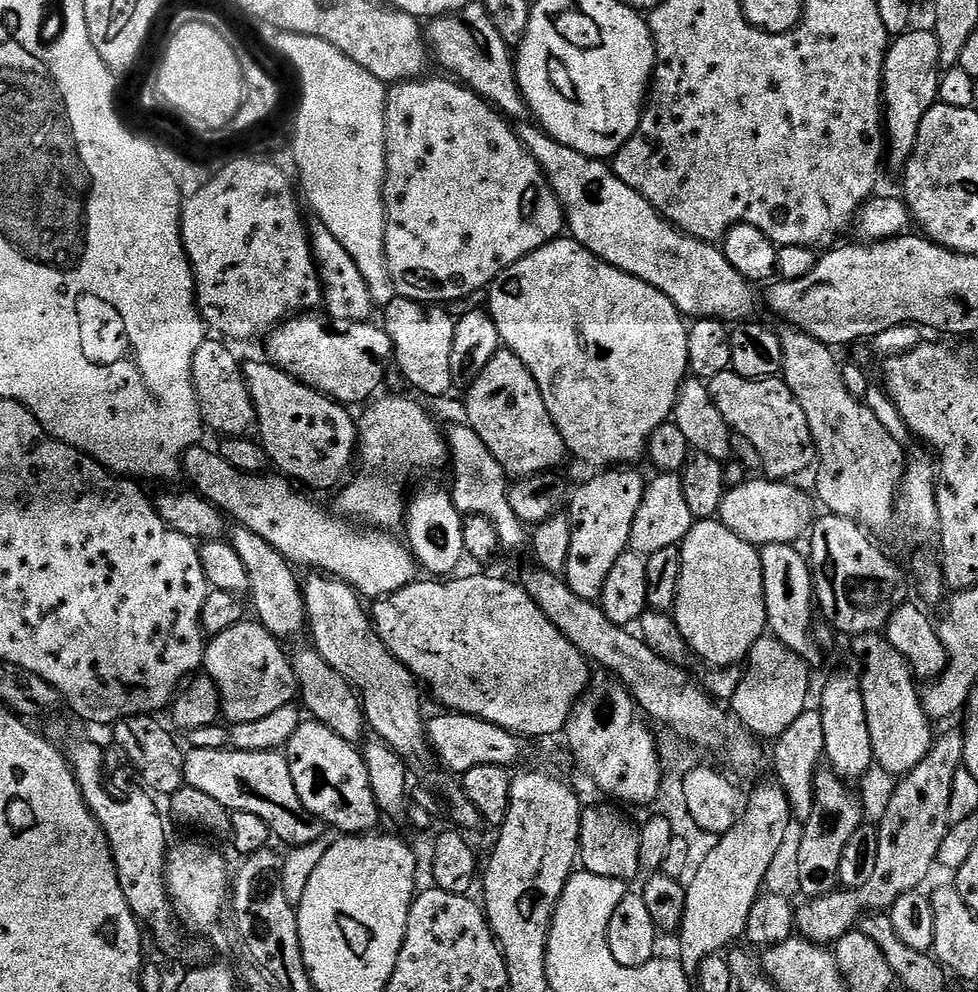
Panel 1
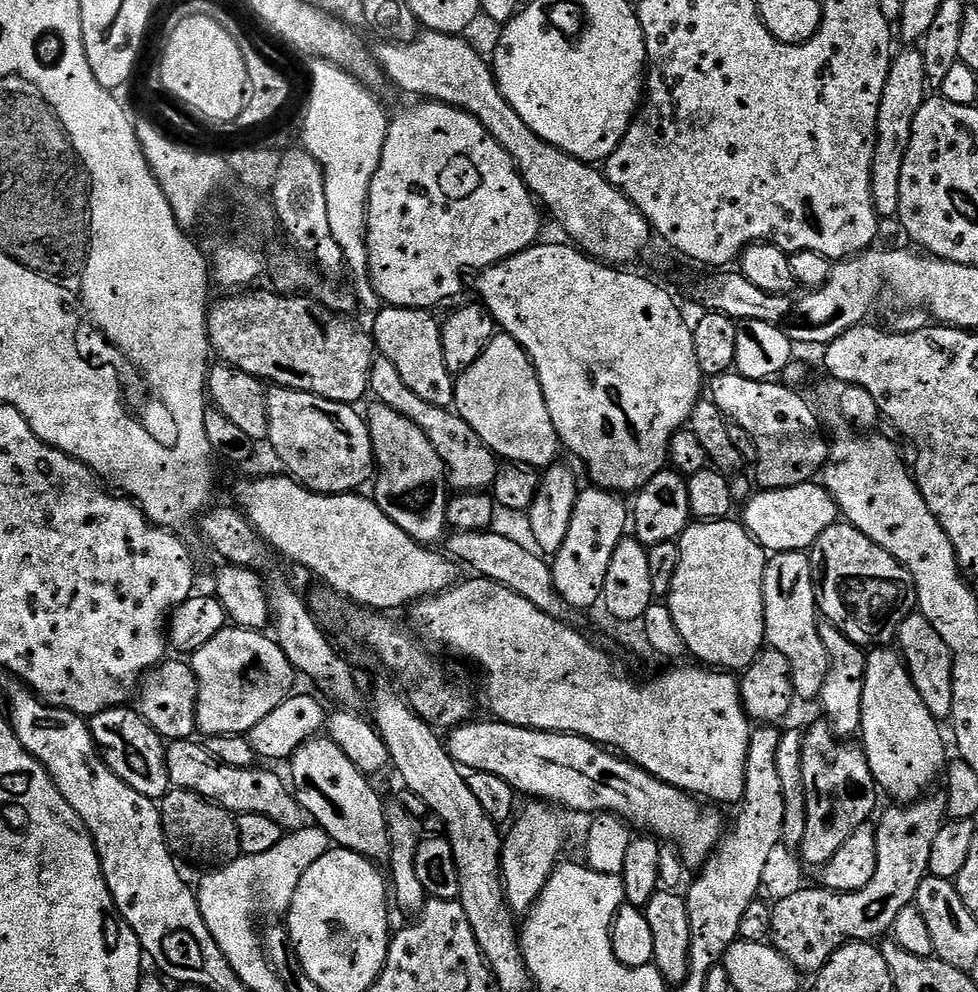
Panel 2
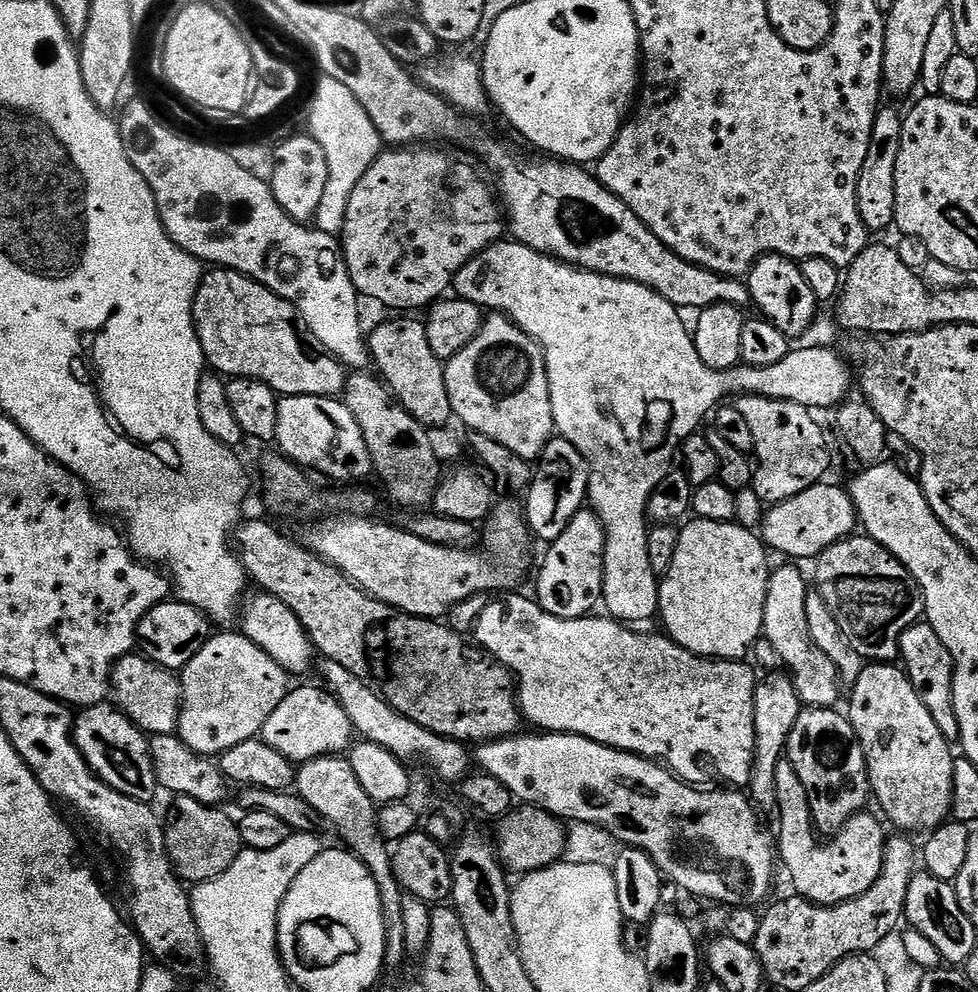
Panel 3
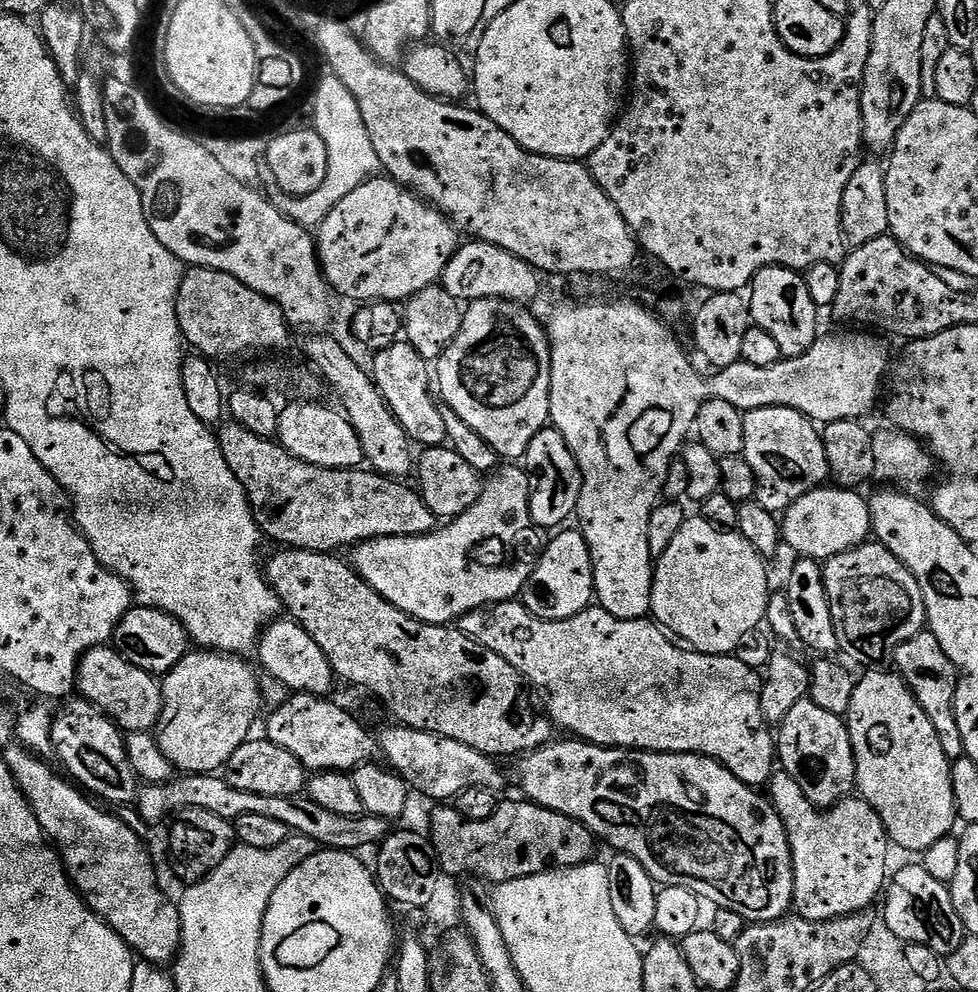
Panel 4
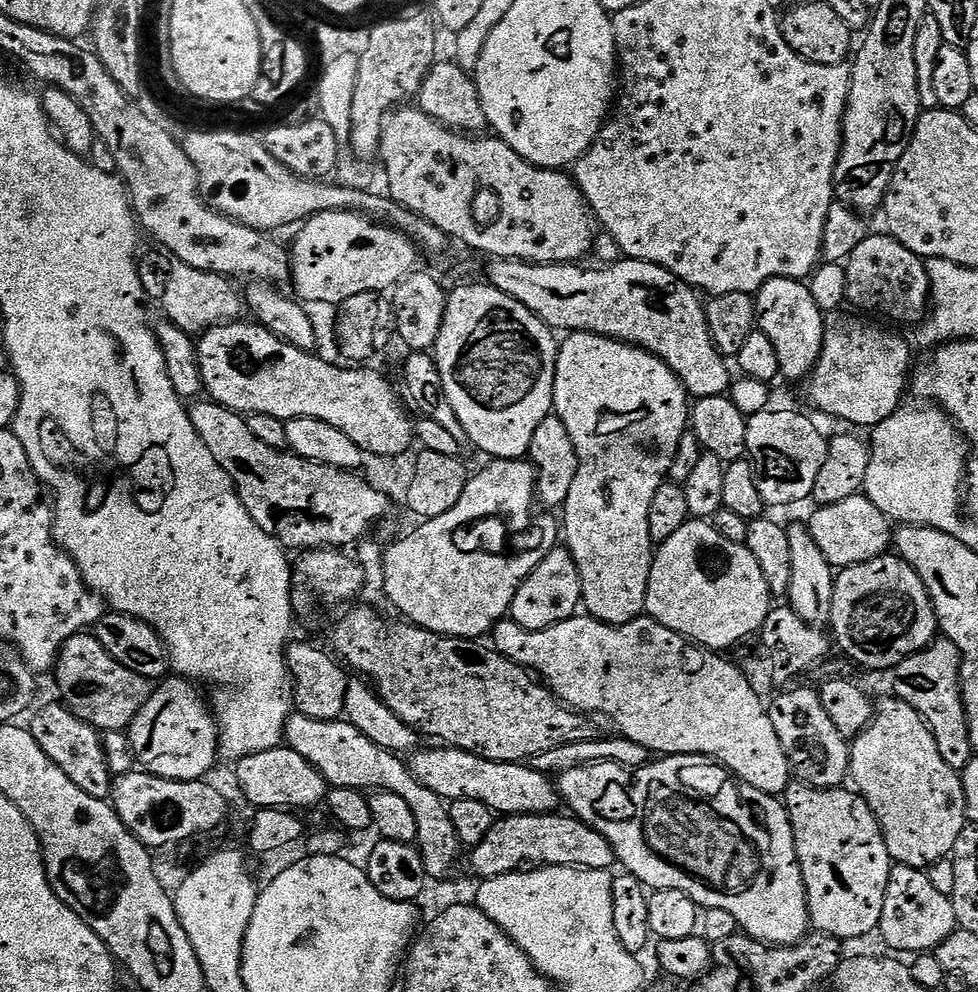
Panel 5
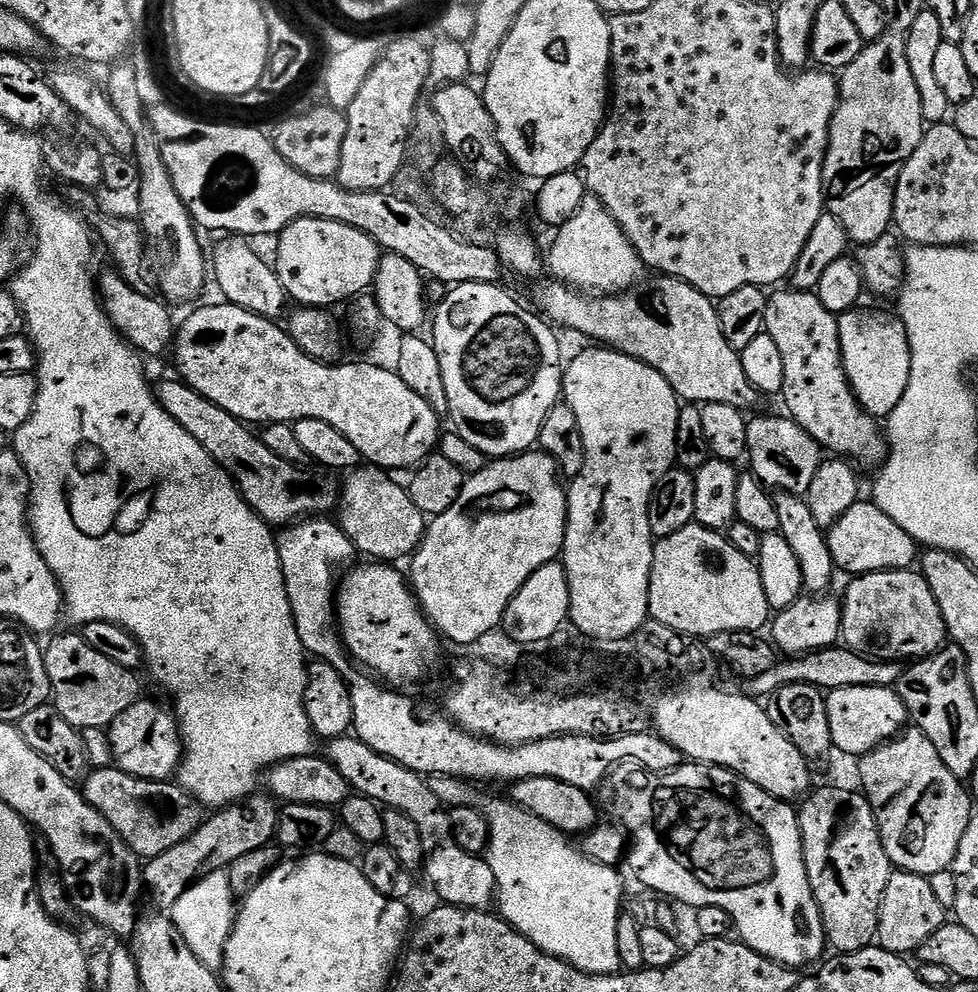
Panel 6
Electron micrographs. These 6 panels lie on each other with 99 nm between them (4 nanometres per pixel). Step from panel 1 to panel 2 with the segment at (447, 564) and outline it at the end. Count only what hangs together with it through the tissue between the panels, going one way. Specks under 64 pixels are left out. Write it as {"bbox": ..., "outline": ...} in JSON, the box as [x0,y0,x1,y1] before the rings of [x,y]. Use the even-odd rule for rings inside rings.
{"bbox":[374,420,450,546],"outline":[[[404,420],[400,425],[400,433],[393,440],[377,439],[374,444],[374,464],[378,472],[375,481],[376,493],[374,499],[377,506],[386,514],[386,518],[393,520],[397,526],[412,540],[425,546],[436,546],[442,537],[449,531],[448,502],[450,499],[449,485],[445,475],[445,467],[442,458],[438,456],[438,450],[430,444],[429,438],[419,429],[414,422]]]}

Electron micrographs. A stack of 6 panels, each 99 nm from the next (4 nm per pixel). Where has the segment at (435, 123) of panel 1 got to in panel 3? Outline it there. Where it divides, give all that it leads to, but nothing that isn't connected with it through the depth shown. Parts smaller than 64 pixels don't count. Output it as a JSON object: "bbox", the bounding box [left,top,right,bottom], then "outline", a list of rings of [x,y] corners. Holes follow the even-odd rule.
{"bbox":[342,146,506,309],"outline":[[[440,146],[389,147],[354,186],[346,206],[342,247],[350,278],[361,297],[369,296],[388,308],[427,309],[453,287],[458,270],[468,260],[505,235],[506,216],[493,185],[476,173],[474,165],[443,150],[448,151]]]}

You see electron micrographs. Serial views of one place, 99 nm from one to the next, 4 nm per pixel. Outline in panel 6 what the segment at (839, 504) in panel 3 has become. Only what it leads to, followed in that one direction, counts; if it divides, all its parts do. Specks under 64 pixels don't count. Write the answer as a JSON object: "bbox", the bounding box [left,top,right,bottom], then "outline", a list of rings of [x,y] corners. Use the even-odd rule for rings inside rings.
{"bbox":[827,502,918,574],"outline":[[[858,502],[850,506],[850,510],[838,518],[835,526],[827,529],[830,554],[837,569],[841,573],[852,572],[848,574],[911,569],[918,560],[916,539],[906,534],[906,530],[902,530],[902,526],[898,526],[898,522],[894,522],[894,518],[890,518],[890,514],[882,511],[875,502],[864,503]]]}

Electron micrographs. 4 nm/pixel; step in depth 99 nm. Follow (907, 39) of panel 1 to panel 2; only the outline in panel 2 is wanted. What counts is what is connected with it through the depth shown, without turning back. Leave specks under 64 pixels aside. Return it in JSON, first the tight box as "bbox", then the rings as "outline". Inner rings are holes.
{"bbox":[872,50,926,218],"outline":[[[918,50],[897,51],[892,63],[888,65],[886,86],[882,90],[882,102],[878,106],[876,145],[872,155],[872,205],[881,218],[895,217],[900,210],[904,150],[910,146],[914,118],[926,99],[924,88],[926,89],[926,81],[922,54]]]}

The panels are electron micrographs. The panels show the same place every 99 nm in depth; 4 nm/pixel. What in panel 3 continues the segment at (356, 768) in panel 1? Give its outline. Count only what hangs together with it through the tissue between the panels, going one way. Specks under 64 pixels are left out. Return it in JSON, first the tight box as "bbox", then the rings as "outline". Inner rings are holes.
{"bbox":[294,756,408,972],"outline":[[[323,756],[299,765],[294,781],[294,791],[303,800],[310,802],[314,810],[318,810],[320,819],[325,825],[332,824],[333,830],[345,840],[343,843],[347,851],[358,857],[370,870],[378,886],[378,894],[382,898],[382,918],[386,926],[384,967],[390,972],[398,969],[408,958],[403,930],[402,889],[392,872],[389,845],[380,835],[380,827],[376,825],[378,805],[372,801],[370,794],[366,794],[366,790],[362,790],[362,782],[358,782],[347,759],[340,756]]]}

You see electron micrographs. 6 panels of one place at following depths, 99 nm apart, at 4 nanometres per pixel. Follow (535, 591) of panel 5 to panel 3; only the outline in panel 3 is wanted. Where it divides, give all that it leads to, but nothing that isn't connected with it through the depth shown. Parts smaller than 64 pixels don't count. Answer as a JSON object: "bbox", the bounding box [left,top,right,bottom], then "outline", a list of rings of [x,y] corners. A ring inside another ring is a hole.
{"bbox":[534,510,605,620],"outline":[[[581,510],[570,518],[570,526],[547,545],[548,553],[536,576],[534,599],[546,614],[554,614],[563,620],[577,620],[597,611],[604,594],[605,546],[604,527],[595,512]]]}

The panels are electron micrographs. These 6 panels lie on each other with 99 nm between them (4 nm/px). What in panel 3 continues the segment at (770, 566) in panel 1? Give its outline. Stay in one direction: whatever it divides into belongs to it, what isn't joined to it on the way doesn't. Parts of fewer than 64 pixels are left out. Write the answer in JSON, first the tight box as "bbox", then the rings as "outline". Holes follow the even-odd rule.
{"bbox":[763,562,842,708],"outline":[[[784,562],[780,569],[773,571],[768,577],[766,590],[766,610],[764,611],[763,639],[768,639],[776,656],[785,664],[787,675],[792,677],[798,690],[801,705],[810,708],[836,708],[840,700],[842,681],[834,662],[818,650],[814,638],[810,638],[810,626],[806,623],[806,598],[810,584],[792,562]],[[788,667],[788,668],[787,668]]]}

